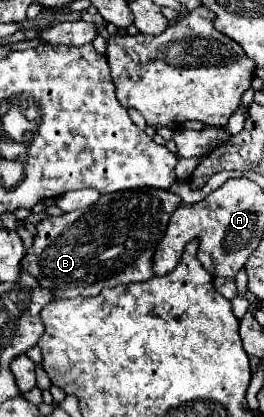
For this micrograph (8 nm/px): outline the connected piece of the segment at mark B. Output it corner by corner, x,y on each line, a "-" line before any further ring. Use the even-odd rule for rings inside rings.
151,187
101,195
97,203
85,209
39,221
35,241
27,249
21,269
39,283
53,283
51,293
55,299
71,299
77,295
89,297
99,295
109,287
147,281
155,277
155,247
159,245
159,239
163,239
169,217
179,205
179,195

